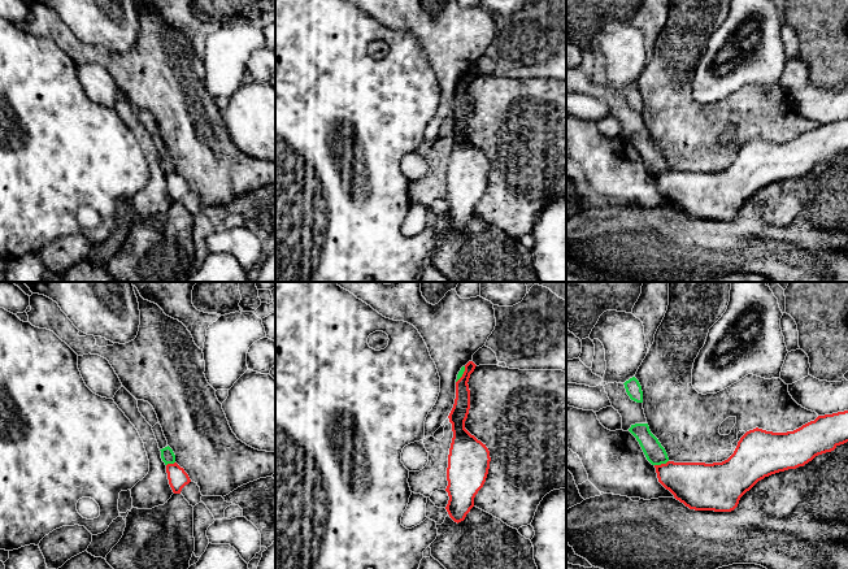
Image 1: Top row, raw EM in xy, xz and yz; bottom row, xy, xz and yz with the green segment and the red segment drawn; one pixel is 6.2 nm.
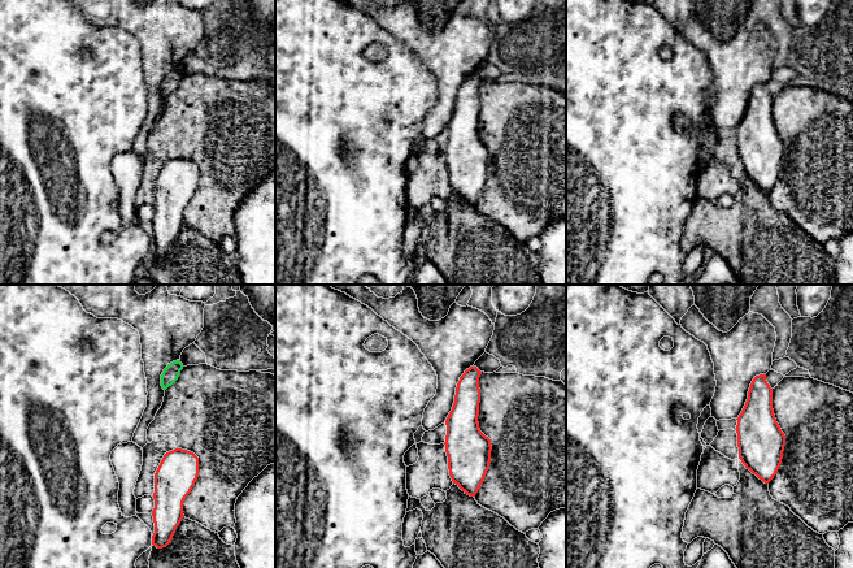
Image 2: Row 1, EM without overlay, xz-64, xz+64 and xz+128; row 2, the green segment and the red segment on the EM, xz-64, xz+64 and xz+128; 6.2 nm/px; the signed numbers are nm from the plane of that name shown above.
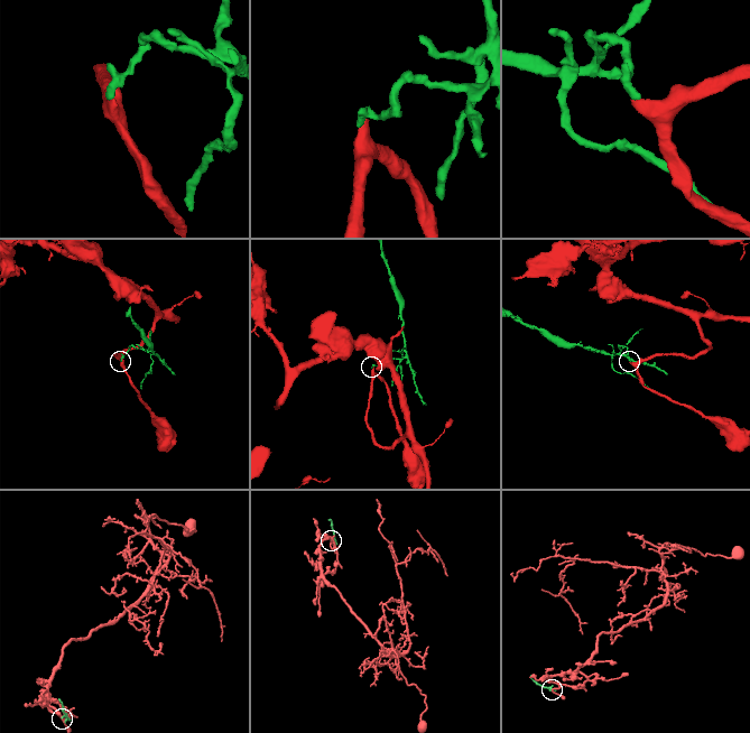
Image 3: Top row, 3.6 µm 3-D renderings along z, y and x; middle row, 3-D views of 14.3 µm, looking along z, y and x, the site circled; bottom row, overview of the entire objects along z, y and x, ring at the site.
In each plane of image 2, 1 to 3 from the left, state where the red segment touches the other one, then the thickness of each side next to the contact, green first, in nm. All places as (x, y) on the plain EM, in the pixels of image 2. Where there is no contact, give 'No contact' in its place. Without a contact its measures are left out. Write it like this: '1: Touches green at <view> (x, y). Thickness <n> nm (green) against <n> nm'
1: No contact
2: No contact
3: No contact

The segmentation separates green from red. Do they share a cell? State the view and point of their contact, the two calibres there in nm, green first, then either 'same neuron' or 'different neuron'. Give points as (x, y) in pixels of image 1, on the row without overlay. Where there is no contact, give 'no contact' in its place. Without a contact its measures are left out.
contact yz (661, 172); calibres 120 and 280 nm; different neuron

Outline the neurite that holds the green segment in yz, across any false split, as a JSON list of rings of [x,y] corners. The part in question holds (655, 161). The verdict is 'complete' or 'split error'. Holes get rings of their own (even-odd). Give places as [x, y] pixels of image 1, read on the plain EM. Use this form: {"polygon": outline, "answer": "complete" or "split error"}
{"polygon": [[[648,133],[631,134],[629,140],[636,147],[647,169],[652,174],[661,174],[669,170],[665,157],[661,155],[658,148],[651,142]]], "answer": "complete"}

